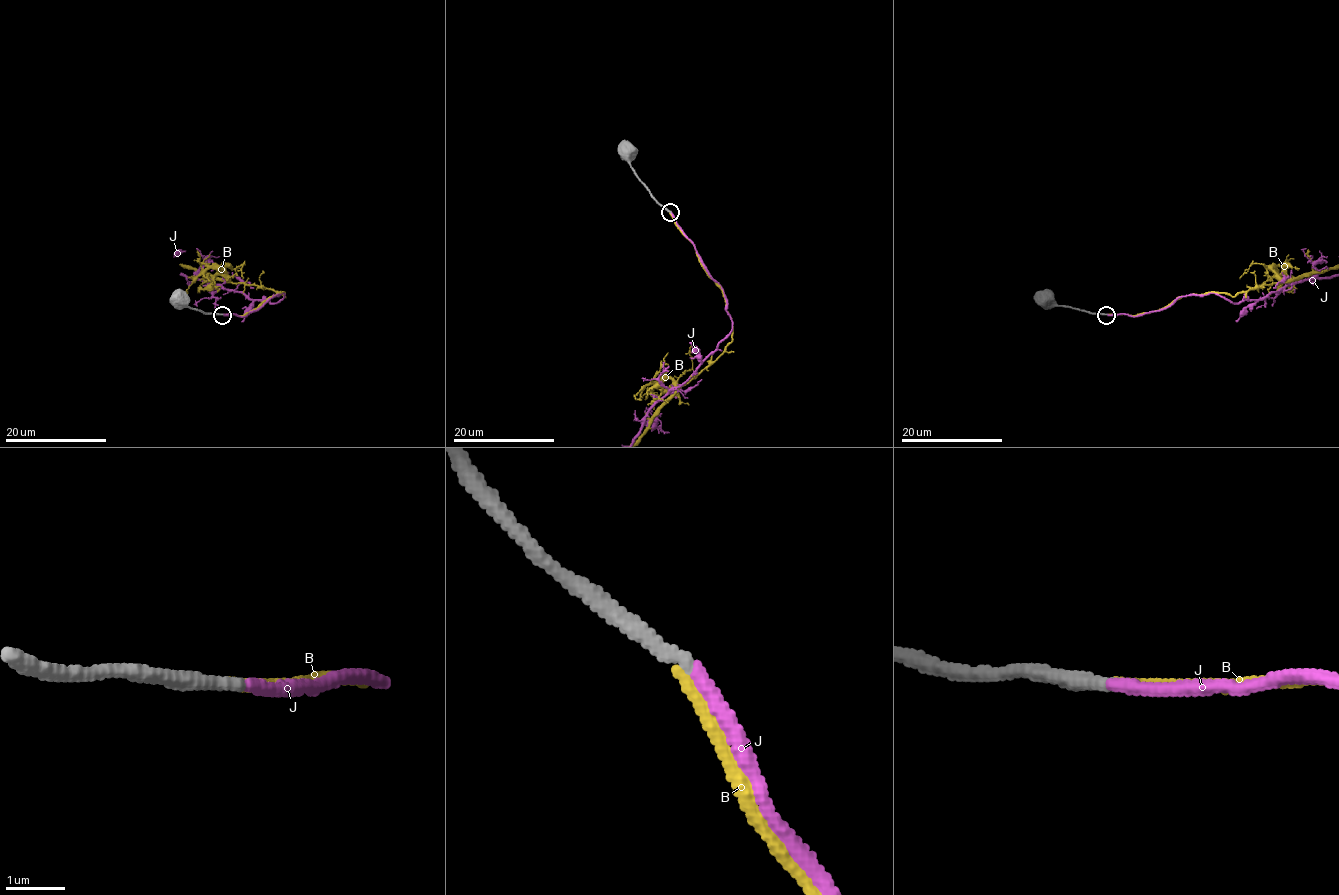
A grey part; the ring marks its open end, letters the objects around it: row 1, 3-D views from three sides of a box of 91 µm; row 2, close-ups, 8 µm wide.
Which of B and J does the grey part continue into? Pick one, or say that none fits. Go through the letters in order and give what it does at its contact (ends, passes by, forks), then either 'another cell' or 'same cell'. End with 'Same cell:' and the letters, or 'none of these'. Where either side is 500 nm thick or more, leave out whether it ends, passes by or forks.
B: it ends there; another cell
J: it ends there; same cell
Same cell: J

